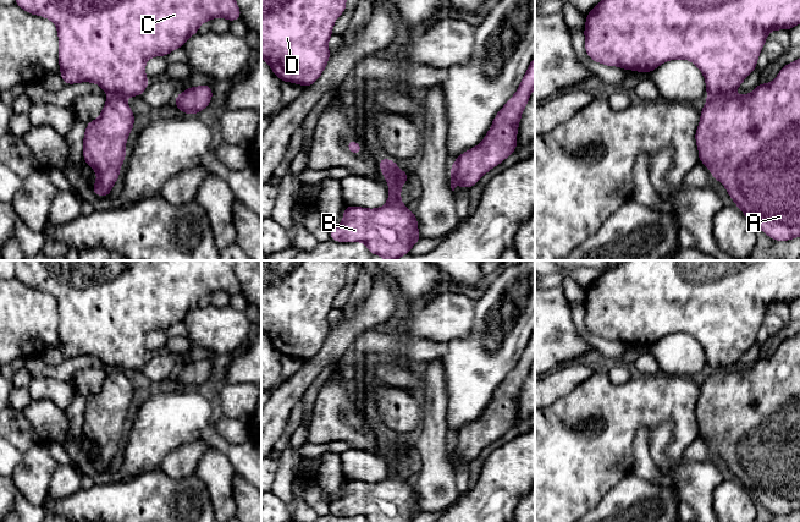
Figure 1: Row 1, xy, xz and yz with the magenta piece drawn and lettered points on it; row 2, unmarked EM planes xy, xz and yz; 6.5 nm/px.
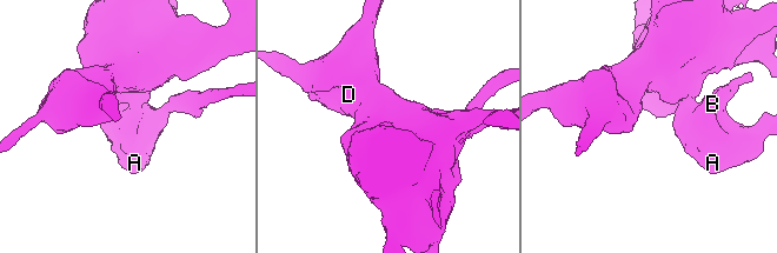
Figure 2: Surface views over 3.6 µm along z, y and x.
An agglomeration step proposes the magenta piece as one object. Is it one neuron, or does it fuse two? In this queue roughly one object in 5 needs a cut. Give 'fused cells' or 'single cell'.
fused cells

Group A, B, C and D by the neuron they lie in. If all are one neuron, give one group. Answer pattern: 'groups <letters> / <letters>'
groups A B / C D

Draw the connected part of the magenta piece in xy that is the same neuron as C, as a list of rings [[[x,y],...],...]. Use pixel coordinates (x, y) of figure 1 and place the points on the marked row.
[[[15,0],[15,4],[28,13],[44,16],[56,24],[60,75],[65,84],[94,82],[109,97],[122,98],[142,95],[149,83],[144,70],[147,60],[183,48],[203,22],[215,17],[230,22],[242,18],[236,0]]]

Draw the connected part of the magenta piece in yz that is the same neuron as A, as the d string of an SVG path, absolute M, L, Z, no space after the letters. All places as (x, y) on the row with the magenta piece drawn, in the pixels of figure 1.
M800 59L783 66L772 83L765 84L761 82L747 95L707 98L705 106L701 108L701 119L695 133L695 141L699 148L699 160L710 169L715 180L724 185L735 205L754 226L760 227L774 241L788 241L800 236Z

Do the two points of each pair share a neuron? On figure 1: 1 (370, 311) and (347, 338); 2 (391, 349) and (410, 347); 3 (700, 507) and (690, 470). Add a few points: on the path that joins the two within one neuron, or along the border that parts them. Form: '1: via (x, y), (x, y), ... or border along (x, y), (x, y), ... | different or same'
1: via (364, 317), (349, 331) | same
2: via (396, 349), (406, 349) | same
3: via (695, 498), (694, 479) | same

